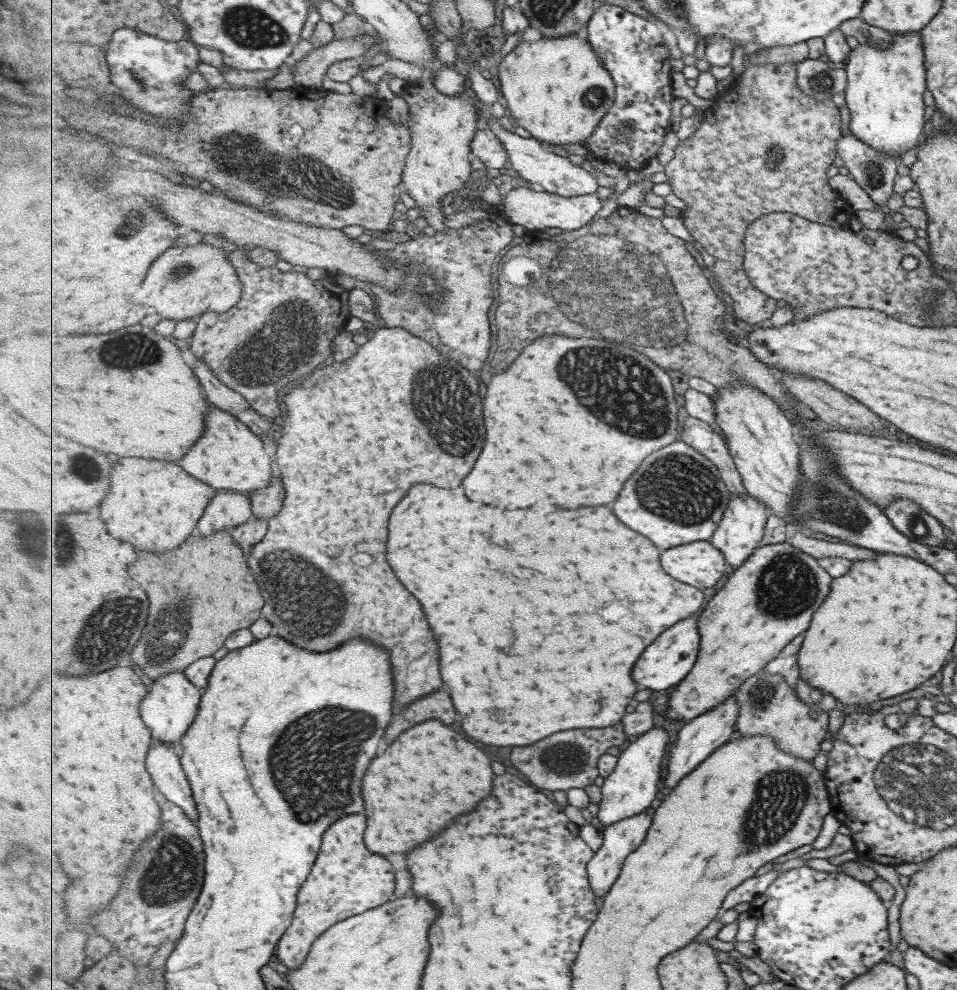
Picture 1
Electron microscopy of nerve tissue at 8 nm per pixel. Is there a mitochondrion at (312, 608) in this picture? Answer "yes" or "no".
yes

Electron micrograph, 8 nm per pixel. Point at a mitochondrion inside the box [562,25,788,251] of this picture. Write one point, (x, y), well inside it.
(592, 98)

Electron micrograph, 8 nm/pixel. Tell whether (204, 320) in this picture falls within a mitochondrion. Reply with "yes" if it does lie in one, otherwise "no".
no

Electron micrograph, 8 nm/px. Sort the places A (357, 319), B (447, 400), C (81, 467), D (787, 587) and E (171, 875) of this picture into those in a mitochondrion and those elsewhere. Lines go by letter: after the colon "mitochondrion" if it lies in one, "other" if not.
A: other
B: mitochondrion
C: mitochondrion
D: mitochondrion
E: mitochondrion

